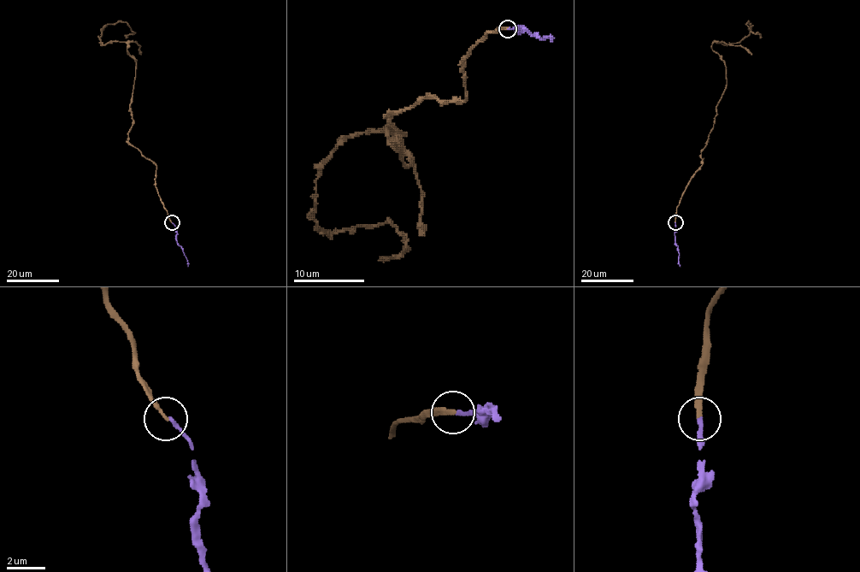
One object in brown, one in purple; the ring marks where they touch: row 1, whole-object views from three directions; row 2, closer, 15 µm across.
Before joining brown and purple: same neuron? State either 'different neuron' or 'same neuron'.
different neuron

